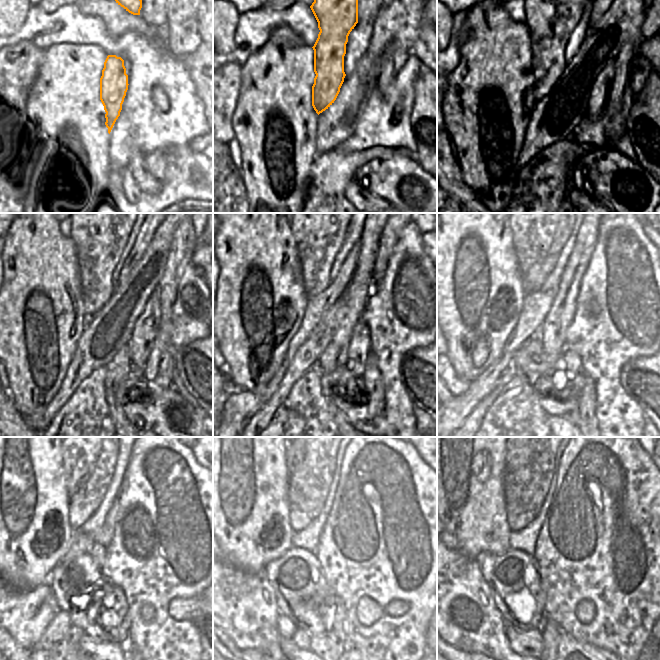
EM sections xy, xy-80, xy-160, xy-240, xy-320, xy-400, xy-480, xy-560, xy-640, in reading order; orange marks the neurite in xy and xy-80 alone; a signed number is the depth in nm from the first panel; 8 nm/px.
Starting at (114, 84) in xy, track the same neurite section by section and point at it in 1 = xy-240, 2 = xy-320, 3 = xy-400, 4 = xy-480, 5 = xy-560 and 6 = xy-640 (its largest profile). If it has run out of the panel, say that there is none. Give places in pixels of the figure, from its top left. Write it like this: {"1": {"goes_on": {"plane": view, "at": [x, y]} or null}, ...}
{"1": {"goes_on": {"plane": "xy-240", "at": [99, 233]}}, "2": {"goes_on": {"plane": "xy-320", "at": [319, 233]}}, "3": {"goes_on": {"plane": "xy-400", "at": [533, 233]}}, "4": {"goes_on": {"plane": "xy-480", "at": [79, 457]}}, "5": {"goes_on": {"plane": "xy-560", "at": [308, 501]}}, "6": {"goes_on": {"plane": "xy-640", "at": [520, 511]}}}

